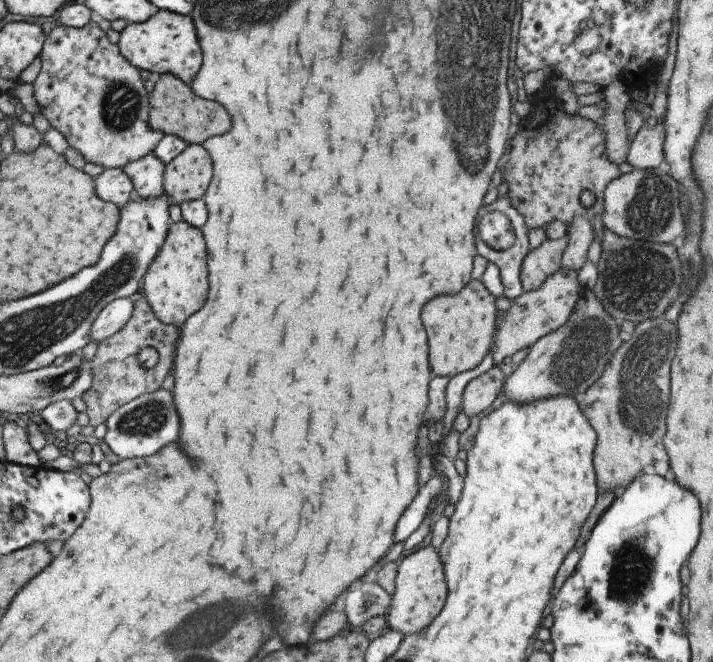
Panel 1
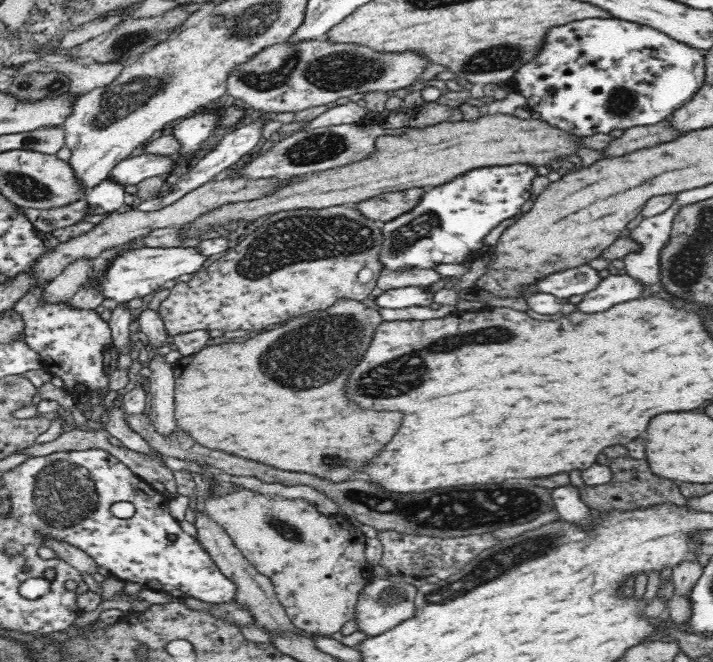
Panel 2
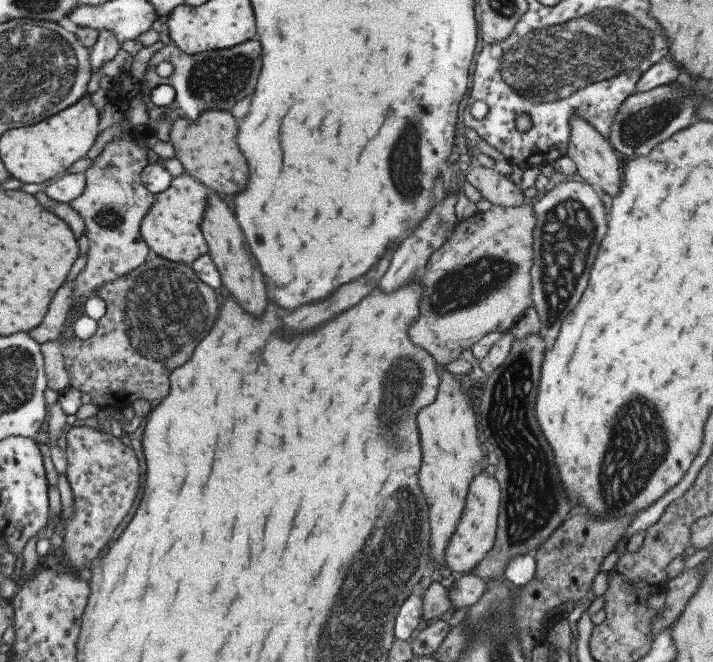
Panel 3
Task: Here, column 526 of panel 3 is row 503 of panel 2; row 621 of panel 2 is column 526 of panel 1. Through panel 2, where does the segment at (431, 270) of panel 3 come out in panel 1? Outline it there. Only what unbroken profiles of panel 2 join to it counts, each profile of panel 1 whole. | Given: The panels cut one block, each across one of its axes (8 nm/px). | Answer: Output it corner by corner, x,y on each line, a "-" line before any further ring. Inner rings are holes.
561,267
544,278
538,288
522,291
511,300
511,306
502,312
496,312
496,333
492,337
495,346
490,349
494,365
499,365
504,358
511,357
520,350
529,349
543,336
564,326
572,314
577,302
581,300
585,287
577,282
577,269

